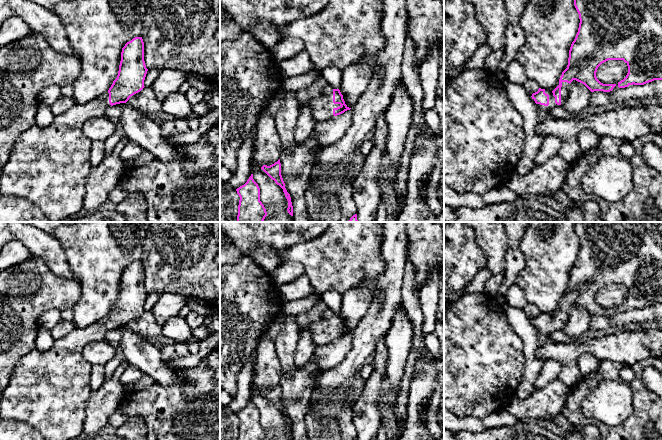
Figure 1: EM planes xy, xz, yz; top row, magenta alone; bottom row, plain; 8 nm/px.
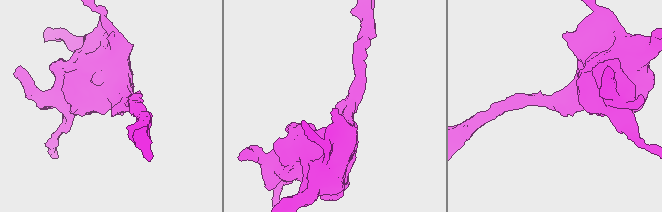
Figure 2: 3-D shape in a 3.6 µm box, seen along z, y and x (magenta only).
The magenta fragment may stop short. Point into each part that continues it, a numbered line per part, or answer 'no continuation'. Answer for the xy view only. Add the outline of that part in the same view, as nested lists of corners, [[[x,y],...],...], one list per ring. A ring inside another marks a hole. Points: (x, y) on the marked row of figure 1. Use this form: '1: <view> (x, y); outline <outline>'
1: xy (49, 166); outline [[[105,92],[87,103],[76,103],[69,111],[55,116],[48,127],[33,126],[21,133],[2,169],[0,194],[30,200],[50,222],[75,217],[84,208],[85,184],[92,167],[92,141],[83,133],[83,125],[91,118],[103,117],[110,106],[109,93]]]

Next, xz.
1: xz (322, 106); outline [[[328,85],[318,97],[304,100],[300,105],[300,109],[304,106],[309,107],[315,121],[320,122],[333,118],[333,109],[341,105],[333,103],[333,88]]]

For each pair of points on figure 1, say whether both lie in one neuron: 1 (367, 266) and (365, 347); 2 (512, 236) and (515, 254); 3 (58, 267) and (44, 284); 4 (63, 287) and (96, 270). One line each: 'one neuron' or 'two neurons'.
1: two neurons
2: one neuron
3: two neurons
4: two neurons

